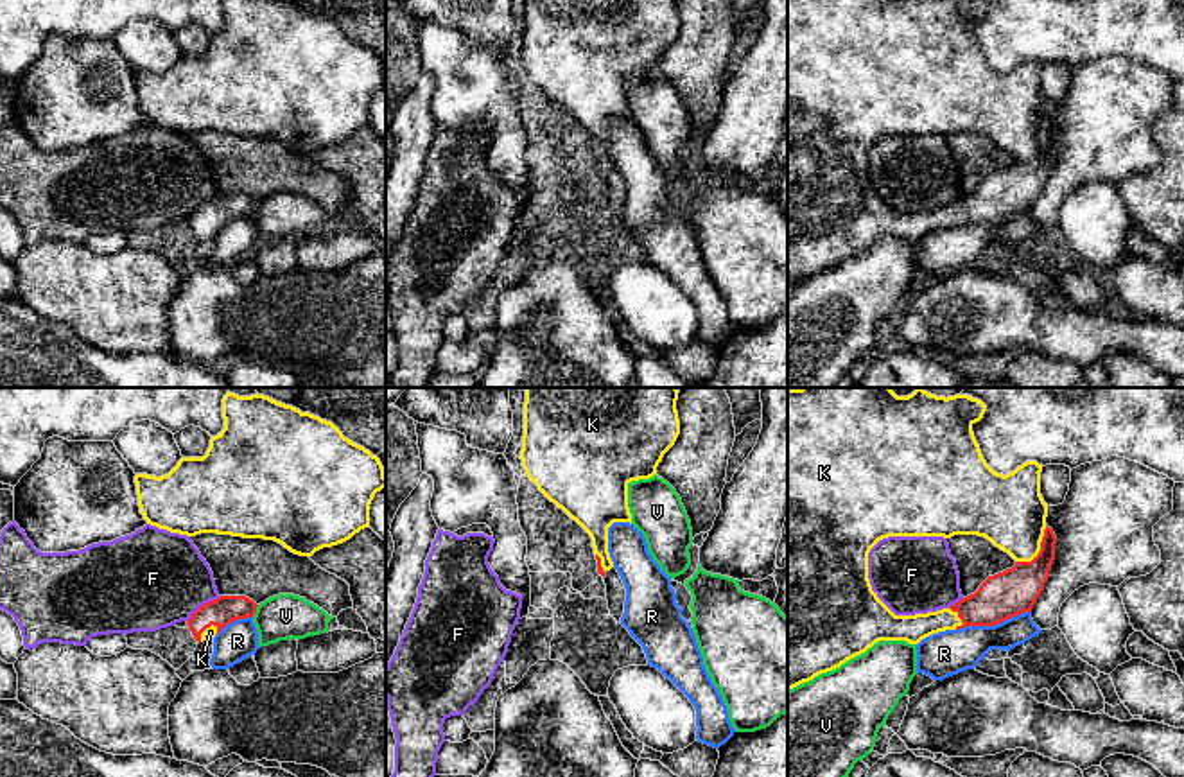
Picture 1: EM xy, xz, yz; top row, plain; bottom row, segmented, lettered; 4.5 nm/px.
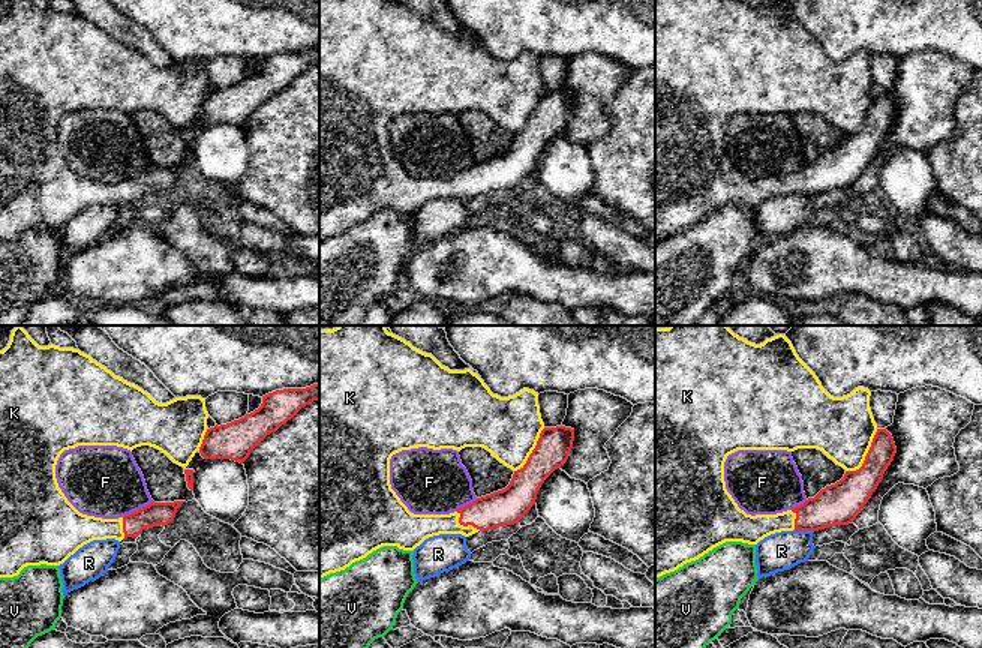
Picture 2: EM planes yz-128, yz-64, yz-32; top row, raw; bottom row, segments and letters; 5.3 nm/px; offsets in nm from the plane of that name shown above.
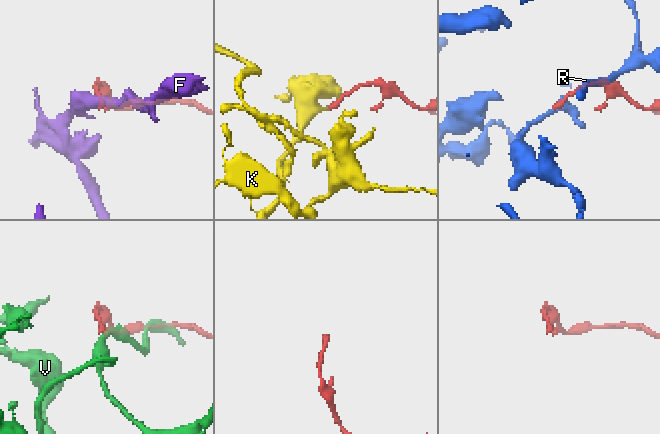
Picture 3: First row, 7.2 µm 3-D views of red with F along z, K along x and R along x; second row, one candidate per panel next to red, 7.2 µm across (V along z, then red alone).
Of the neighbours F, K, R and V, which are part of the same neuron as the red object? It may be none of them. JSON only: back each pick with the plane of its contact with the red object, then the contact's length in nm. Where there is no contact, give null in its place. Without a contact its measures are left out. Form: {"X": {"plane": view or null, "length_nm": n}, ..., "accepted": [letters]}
{"K": {"plane": "yz", "length_nm": 220}, "accepted": ["K"]}

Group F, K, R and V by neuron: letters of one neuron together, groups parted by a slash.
F / K / R / V

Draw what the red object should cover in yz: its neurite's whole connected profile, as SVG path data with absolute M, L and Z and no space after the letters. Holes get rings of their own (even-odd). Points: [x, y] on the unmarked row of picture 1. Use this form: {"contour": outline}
{"contour": "M788 0L788 287L840 266L879 239L906 239L910 242L918 242L922 237L938 230L960 228L965 224L994 224L1019 212L1032 210L1049 176L1057 142L1053 127L1046 124L1048 102L1040 93L1042 63L1026 59L1006 74L994 70L983 57L972 31L972 23L983 16L985 9L987 4L983 0ZM954 133L985 135L996 145L1008 151L1015 158L1015 163L988 174L974 192L960 197L949 206L915 214L895 214L872 188L868 178L870 147L888 135L951 136Z"}

